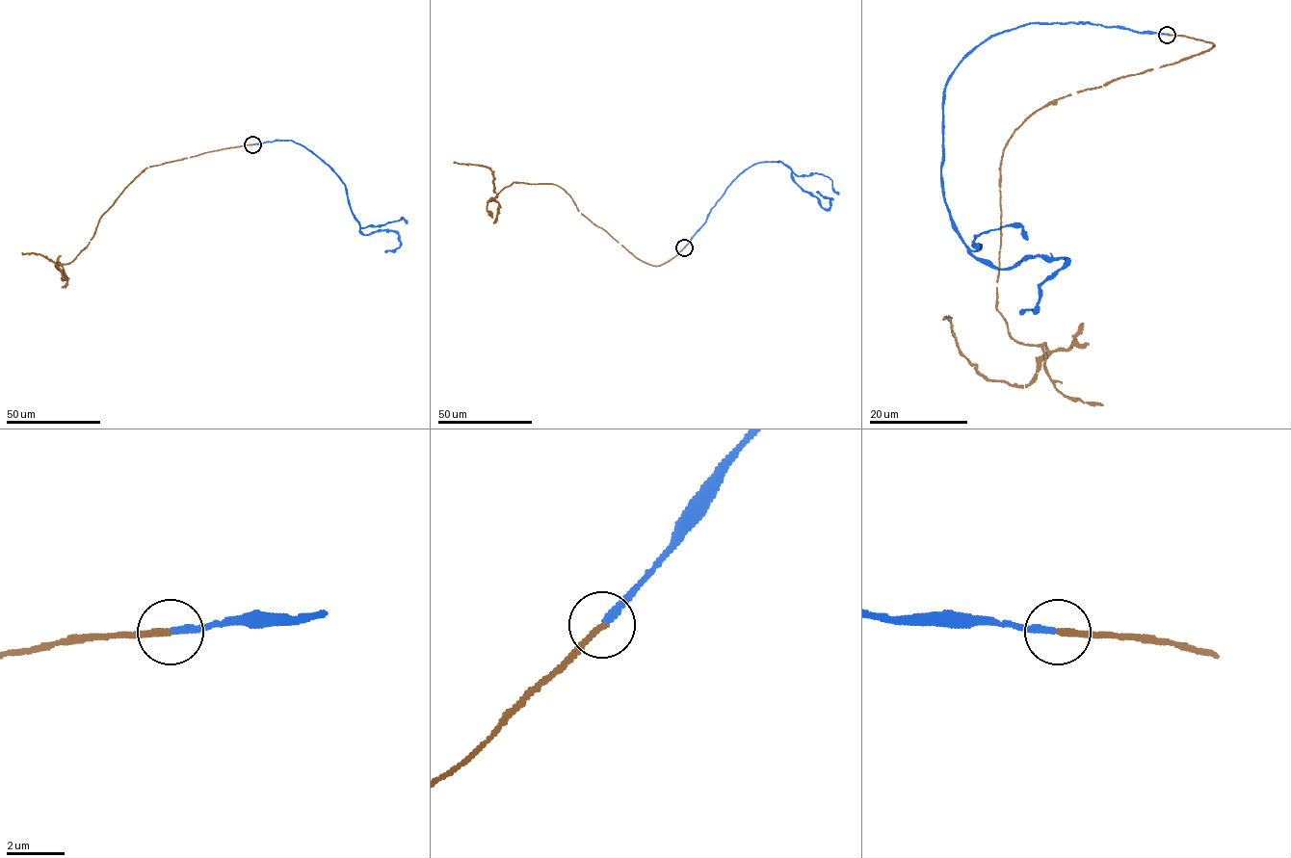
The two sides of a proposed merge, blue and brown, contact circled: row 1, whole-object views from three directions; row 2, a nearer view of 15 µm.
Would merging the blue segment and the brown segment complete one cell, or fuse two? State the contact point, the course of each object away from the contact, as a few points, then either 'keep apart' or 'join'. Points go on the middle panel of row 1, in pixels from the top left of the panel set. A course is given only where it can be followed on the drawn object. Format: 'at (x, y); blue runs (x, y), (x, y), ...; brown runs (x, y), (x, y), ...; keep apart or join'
at (684, 247); blue runs (684, 247), (726, 188), (753, 165), (781, 162), (823, 207), (830, 207), (832, 199), (816, 192); brown runs (684, 247), (661, 265), (645, 263), (560, 187), (513, 182), (488, 201), (497, 194), (492, 171), (454, 162); join

